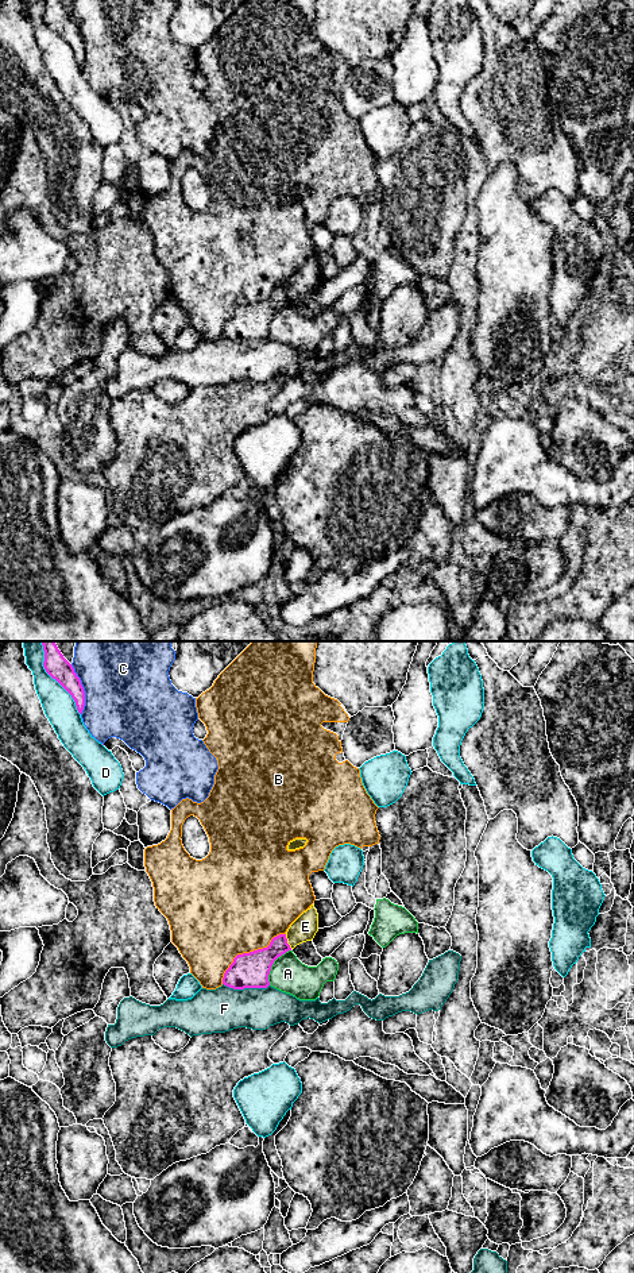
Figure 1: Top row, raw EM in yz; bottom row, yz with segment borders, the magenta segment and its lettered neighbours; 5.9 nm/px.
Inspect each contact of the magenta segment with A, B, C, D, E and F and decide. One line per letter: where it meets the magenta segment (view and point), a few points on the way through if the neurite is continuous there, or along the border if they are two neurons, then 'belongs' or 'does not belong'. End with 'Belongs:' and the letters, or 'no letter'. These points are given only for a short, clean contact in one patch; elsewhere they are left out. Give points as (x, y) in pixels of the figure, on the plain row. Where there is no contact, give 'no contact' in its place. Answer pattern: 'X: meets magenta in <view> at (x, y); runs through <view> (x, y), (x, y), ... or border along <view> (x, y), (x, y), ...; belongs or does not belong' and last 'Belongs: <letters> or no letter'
A: meets magenta in yz at (271, 317); does not belong
B: meets magenta in yz at (247, 305); does not belong
C: meets magenta in yz at (82, 41); does not belong
D: meets magenta in yz at (57, 33); does not belong
E: meets magenta in yz at (286, 293); border along yz (285, 286), (286, 294), (292, 300); does not belong
F: meets magenta in yz at (246, 339); does not belong
Belongs: no letter

